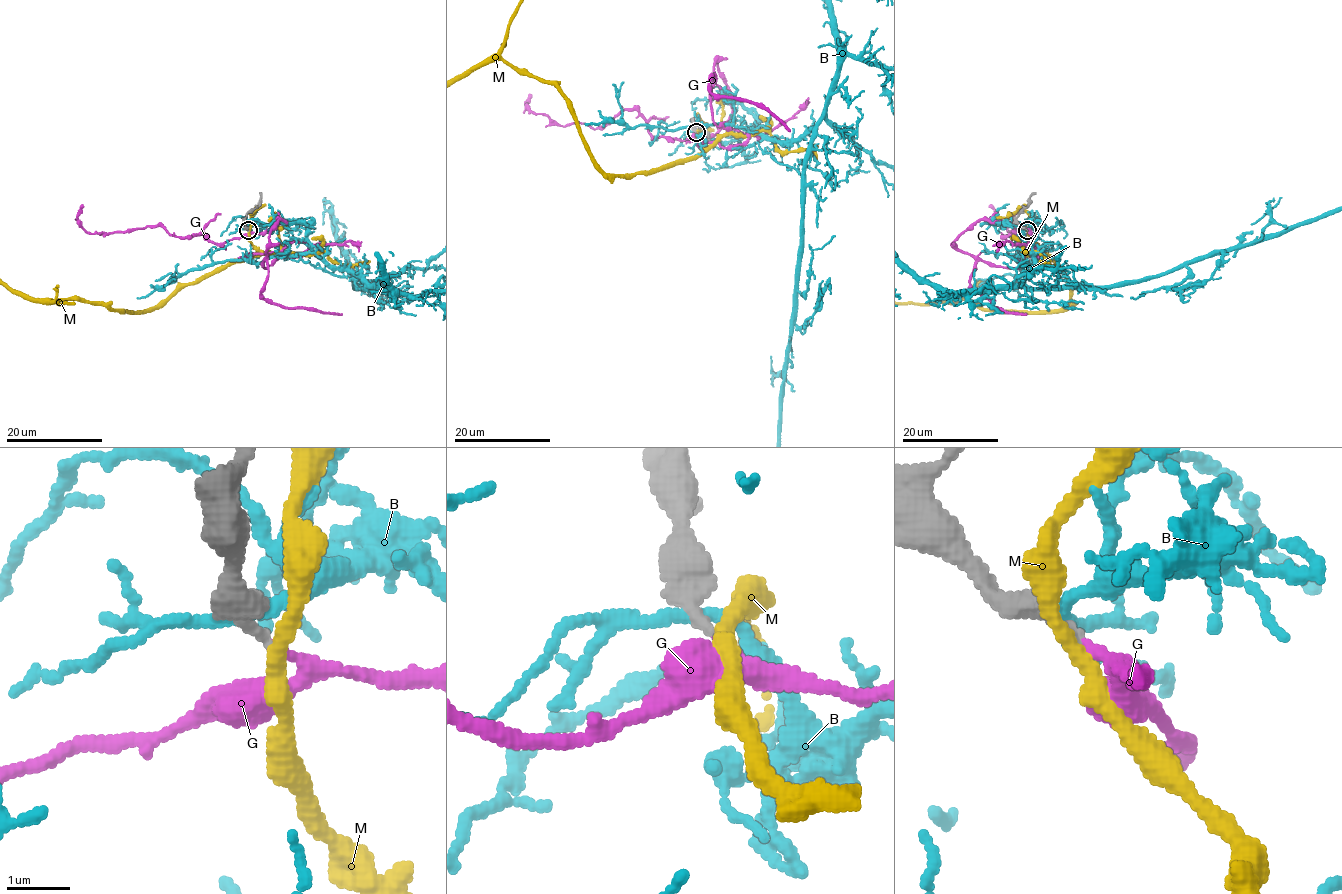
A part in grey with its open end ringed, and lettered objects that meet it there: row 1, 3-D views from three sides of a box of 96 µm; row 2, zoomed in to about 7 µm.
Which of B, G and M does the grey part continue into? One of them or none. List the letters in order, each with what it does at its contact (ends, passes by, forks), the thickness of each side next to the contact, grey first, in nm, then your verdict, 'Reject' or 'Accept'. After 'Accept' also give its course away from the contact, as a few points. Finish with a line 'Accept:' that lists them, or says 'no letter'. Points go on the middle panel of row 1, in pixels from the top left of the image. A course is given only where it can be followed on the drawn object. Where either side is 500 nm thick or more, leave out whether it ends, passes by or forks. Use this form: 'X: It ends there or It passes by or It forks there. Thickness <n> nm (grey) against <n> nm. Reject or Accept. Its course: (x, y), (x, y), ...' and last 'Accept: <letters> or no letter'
B: It passes by. Thickness 440 nm (grey) against 190 nm. Reject
G: It passes by. Thickness 240 nm (grey) against 130 nm. Accept. Its course: (696, 133), (712, 136), (733, 109), (717, 59), (712, 121), (757, 136), (722, 147), (686, 143)
M: It passes by. Thickness 240 nm (grey) against 280 nm. Reject
Accept: G

